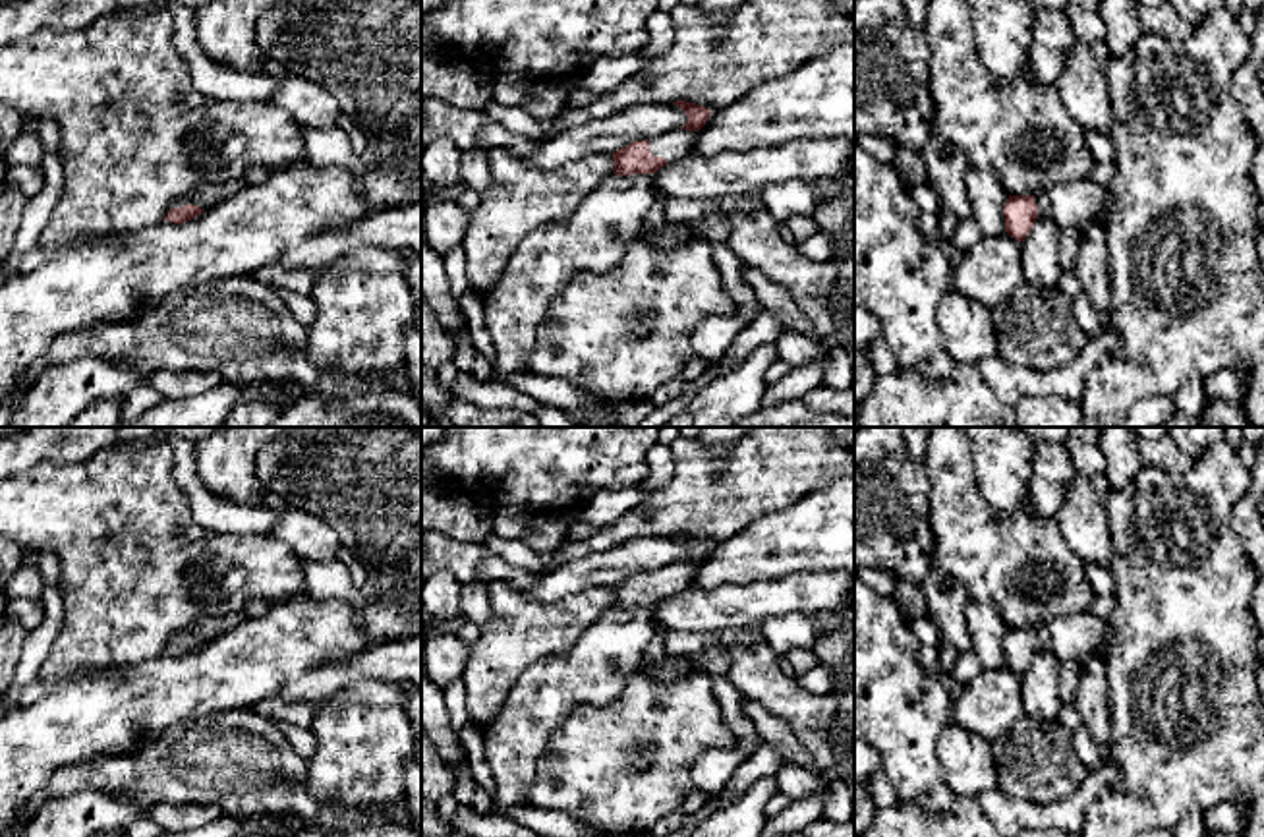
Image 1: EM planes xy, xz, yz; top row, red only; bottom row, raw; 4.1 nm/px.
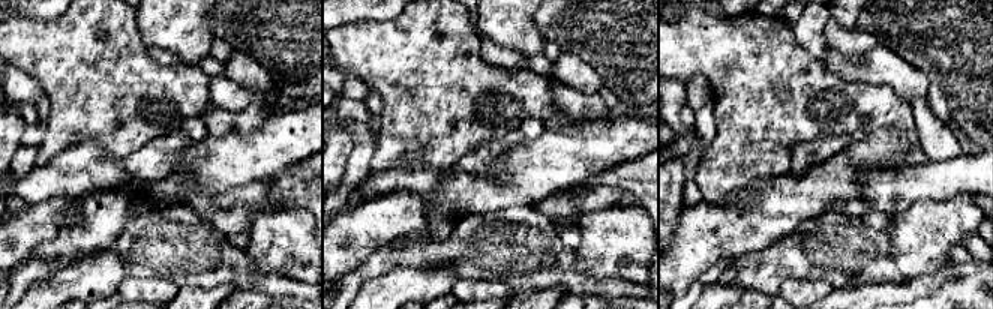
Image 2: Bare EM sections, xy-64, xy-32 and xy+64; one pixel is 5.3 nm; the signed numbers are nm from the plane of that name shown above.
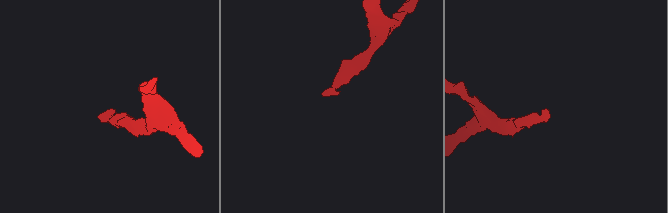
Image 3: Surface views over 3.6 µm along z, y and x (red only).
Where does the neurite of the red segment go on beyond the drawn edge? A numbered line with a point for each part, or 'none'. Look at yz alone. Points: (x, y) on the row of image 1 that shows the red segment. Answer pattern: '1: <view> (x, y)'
1: yz (1083, 203)

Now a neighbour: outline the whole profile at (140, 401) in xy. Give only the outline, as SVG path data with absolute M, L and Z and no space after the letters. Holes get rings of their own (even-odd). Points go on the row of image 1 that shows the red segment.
M145 383L133 389L124 398L122 419L124 421L139 419L143 414L147 414L151 408L155 408L160 402L162 402L160 392L157 392L151 383Z

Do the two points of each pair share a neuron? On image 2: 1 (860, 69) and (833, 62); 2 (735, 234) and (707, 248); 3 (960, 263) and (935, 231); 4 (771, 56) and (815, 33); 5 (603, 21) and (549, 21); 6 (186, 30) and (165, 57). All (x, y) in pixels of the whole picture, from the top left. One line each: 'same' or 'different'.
1: same
2: same
3: different
4: different
5: same
6: different

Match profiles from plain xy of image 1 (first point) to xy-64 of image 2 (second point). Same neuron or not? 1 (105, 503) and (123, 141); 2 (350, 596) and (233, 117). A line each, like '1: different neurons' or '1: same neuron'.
1: same neuron
2: different neurons

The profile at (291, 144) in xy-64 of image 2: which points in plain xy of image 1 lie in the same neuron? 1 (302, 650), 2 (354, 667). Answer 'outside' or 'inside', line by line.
1: inside
2: outside

